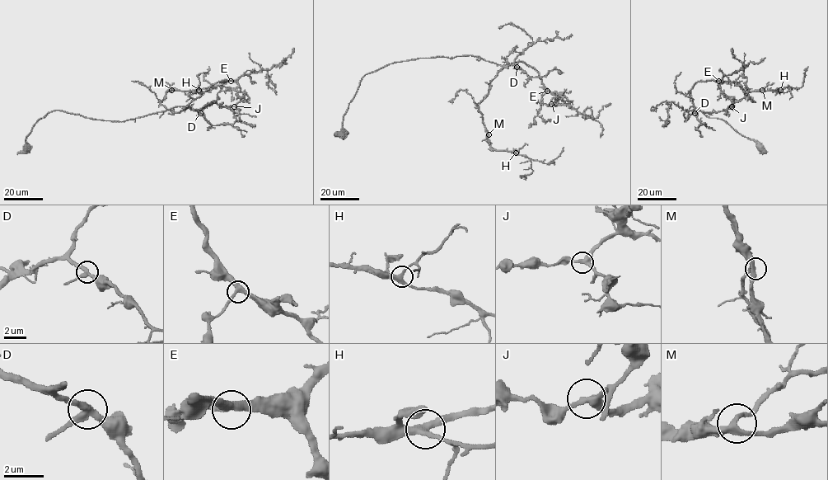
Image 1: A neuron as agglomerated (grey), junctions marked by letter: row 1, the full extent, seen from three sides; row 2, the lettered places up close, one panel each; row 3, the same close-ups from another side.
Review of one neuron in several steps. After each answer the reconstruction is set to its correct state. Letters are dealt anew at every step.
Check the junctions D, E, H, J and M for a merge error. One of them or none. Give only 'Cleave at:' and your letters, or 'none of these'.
Cleave at: none of these

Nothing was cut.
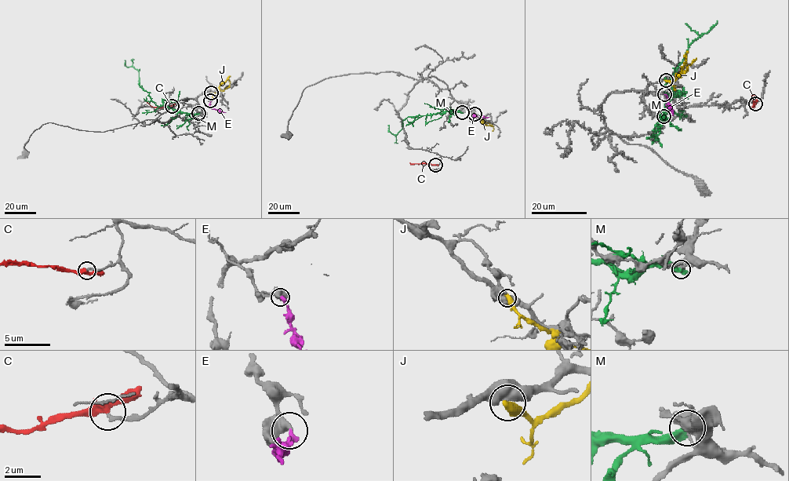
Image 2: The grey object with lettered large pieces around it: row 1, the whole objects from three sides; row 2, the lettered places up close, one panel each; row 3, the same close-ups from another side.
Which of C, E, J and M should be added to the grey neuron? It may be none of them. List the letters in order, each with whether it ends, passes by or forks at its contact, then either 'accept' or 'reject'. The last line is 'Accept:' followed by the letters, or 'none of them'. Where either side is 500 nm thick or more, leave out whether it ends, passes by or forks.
C: it passes by | reject
E: accept
J: reject
M: reject
Accept: E

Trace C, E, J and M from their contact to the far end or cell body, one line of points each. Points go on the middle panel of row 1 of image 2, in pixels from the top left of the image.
C: (435, 165), (409, 163)
E: (474, 113), (473, 115), (481, 118), (489, 117)
J: (474, 114), (493, 126), (492, 131)
M: (462, 112), (444, 111), (441, 114), (408, 116), (403, 120), (402, 128), (397, 134), (388, 130), (388, 125)

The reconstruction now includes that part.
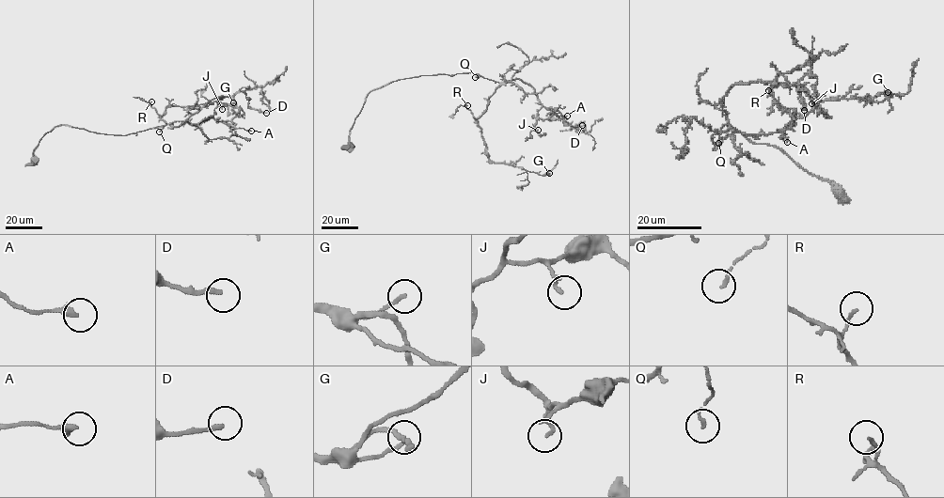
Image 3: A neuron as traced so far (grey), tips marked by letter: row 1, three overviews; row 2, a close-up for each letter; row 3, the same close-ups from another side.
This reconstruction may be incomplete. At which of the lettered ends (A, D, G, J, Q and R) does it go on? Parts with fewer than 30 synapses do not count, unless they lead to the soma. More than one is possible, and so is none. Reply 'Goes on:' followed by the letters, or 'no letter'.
Goes on: no letter

